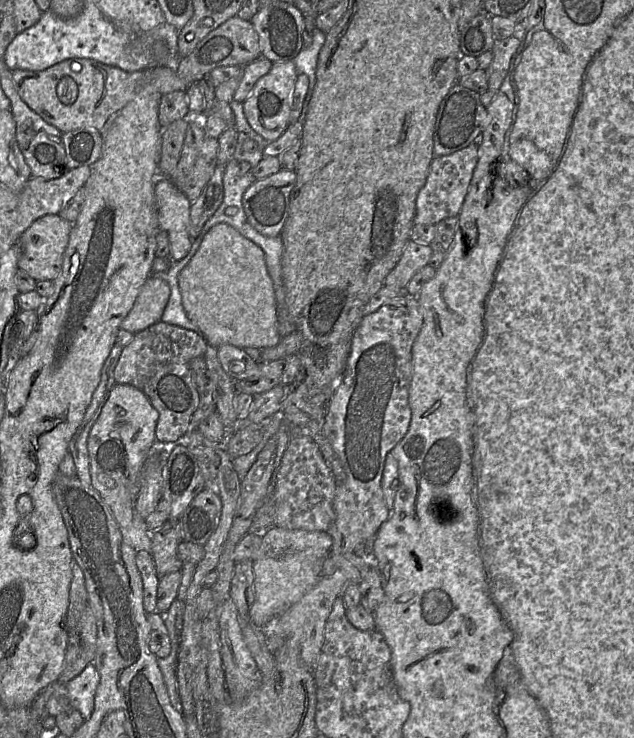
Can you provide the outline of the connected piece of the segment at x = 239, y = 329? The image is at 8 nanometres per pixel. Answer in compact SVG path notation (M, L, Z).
M218 223L204 235L199 249L180 271L178 285L185 312L199 328L208 345L218 348L230 344L241 349L264 349L274 347L280 341L275 289L267 269L265 253L261 247L243 237L231 225Z

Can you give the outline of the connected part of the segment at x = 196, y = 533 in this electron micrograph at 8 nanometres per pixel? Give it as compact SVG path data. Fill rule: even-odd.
M205 488L197 494L180 517L183 540L204 546L221 516L220 498Z

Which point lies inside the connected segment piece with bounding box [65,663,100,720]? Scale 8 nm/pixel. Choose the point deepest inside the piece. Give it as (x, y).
(82, 689)

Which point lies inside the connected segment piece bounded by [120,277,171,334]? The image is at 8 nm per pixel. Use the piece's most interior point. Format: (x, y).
(149, 306)

